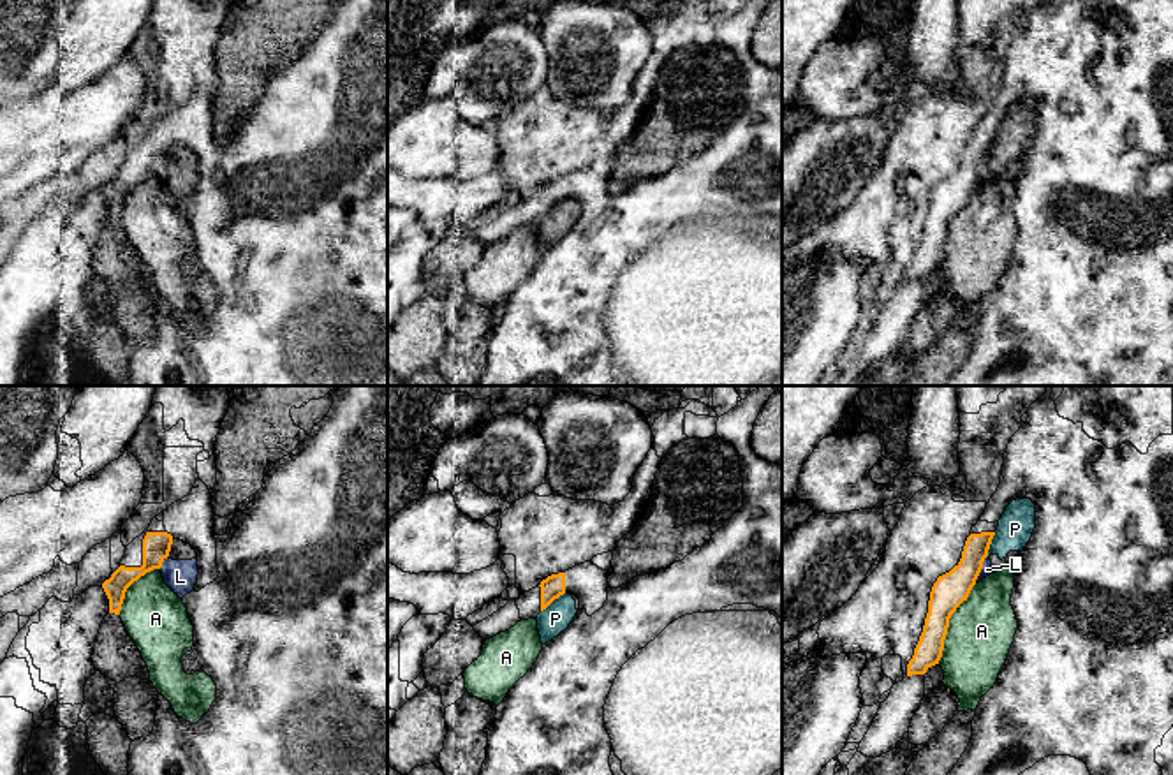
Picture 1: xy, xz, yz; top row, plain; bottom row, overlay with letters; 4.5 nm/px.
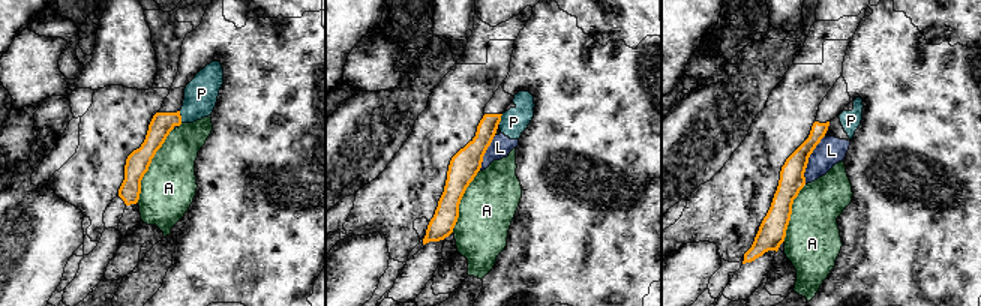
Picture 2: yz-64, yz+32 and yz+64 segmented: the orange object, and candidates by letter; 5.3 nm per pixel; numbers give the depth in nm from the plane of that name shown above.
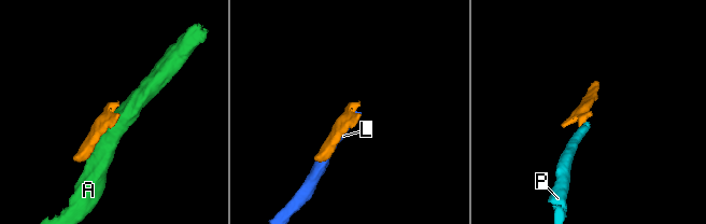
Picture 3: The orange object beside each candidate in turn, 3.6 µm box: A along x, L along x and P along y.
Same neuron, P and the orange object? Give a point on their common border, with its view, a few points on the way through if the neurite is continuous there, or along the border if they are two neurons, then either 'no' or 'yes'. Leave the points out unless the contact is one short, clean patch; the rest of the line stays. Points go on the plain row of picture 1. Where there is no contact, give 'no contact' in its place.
xz (553, 205) | along xz (566, 198), (541, 217) | no

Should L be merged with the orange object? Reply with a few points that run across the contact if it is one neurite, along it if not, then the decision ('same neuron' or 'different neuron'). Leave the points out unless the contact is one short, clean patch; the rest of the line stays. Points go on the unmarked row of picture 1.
different neuron

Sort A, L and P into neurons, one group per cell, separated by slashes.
A / L P

